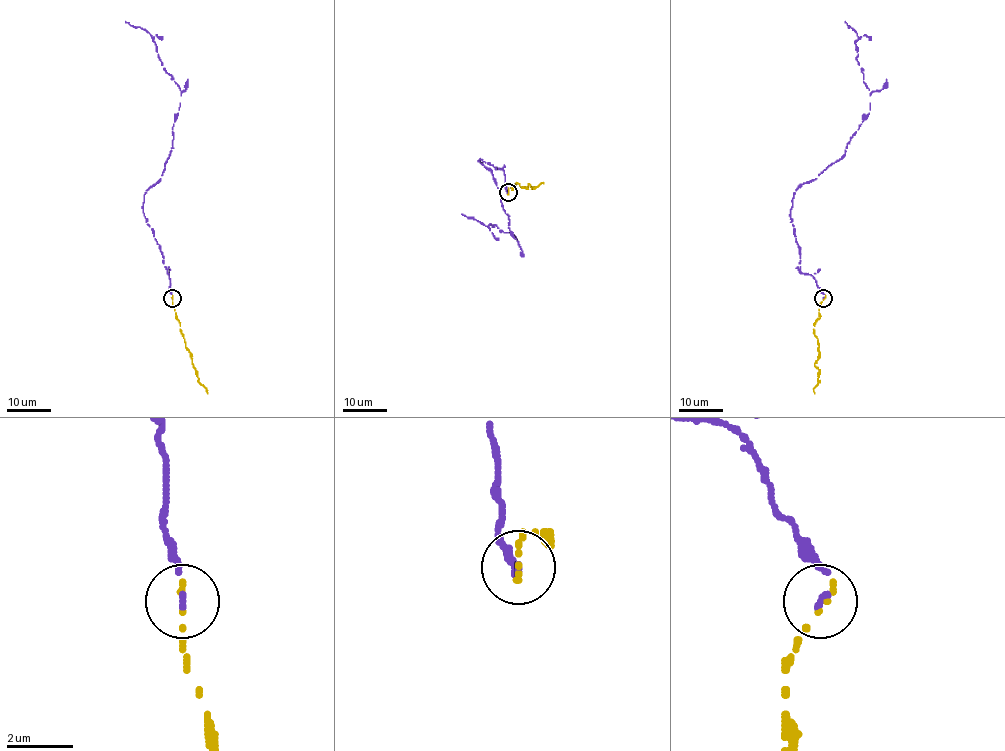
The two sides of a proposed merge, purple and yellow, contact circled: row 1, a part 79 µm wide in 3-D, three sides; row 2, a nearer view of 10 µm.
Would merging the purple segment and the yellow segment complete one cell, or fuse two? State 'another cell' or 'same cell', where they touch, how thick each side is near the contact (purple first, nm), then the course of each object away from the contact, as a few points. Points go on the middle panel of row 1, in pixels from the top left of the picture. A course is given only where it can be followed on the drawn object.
same cell | (508, 192) | 160/150 nm | purple via (508, 192), (503, 169), (479, 159), (491, 171), (517, 240), (495, 225), (461, 214) | yellow via (508, 193), (508, 188), (512, 189), (516, 182), (521, 188), (527, 188), (529, 183), (531, 188), (543, 183)

